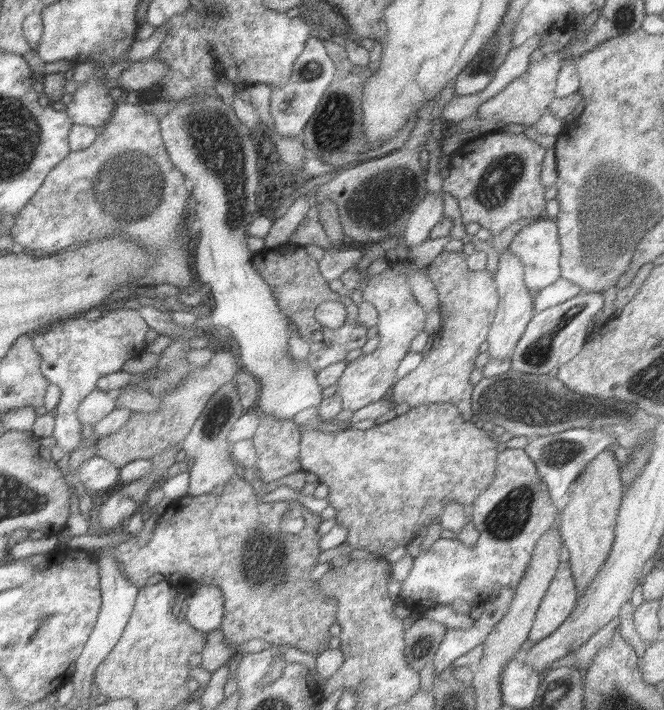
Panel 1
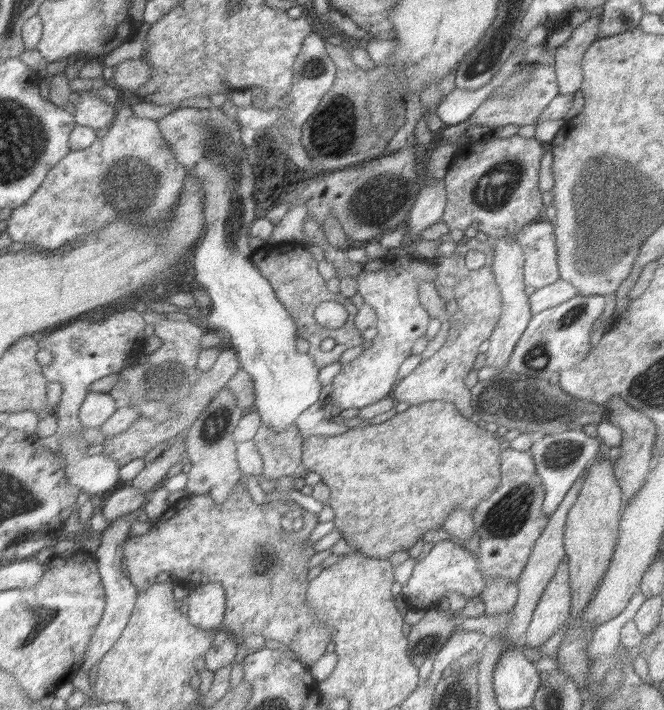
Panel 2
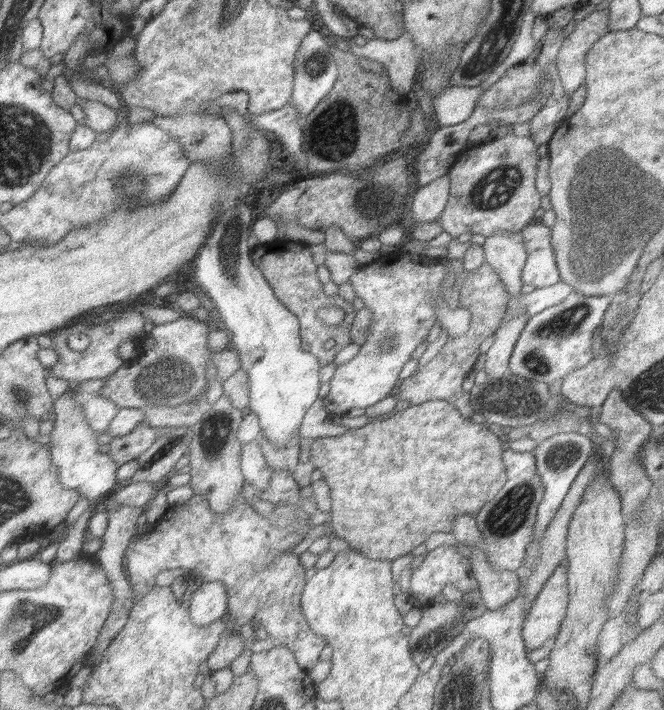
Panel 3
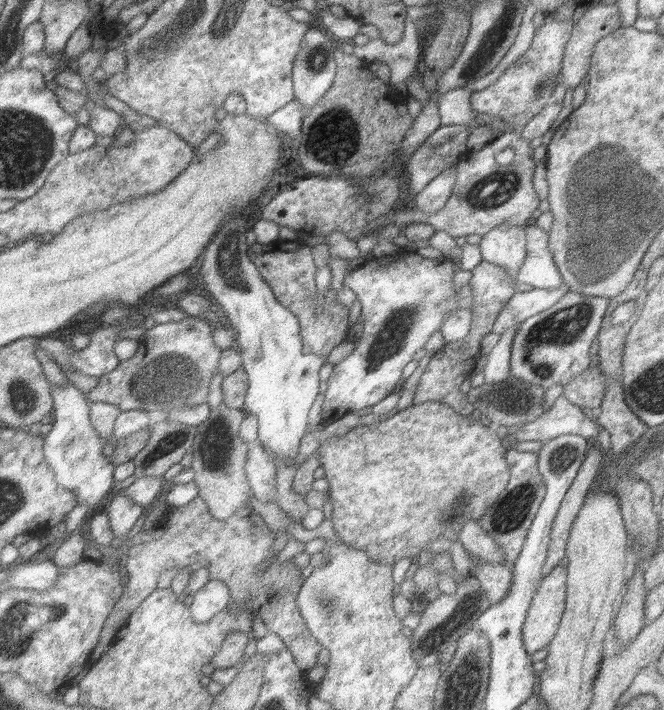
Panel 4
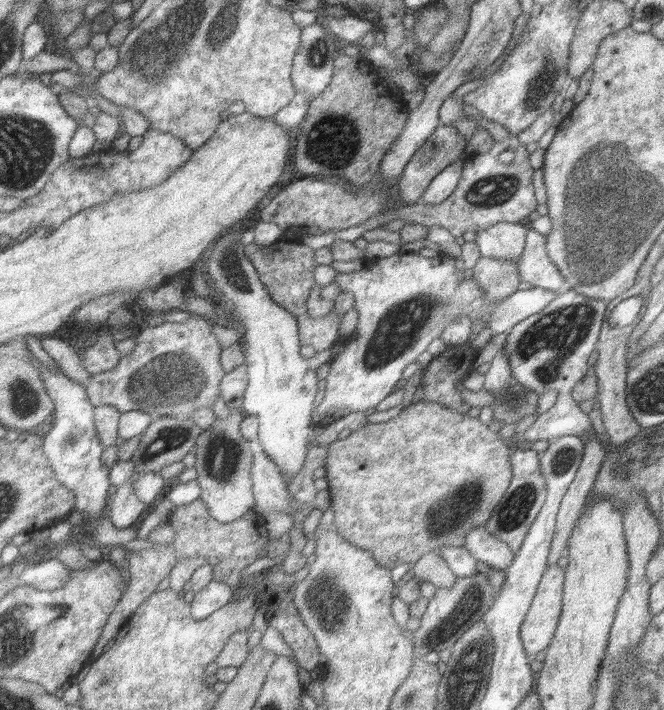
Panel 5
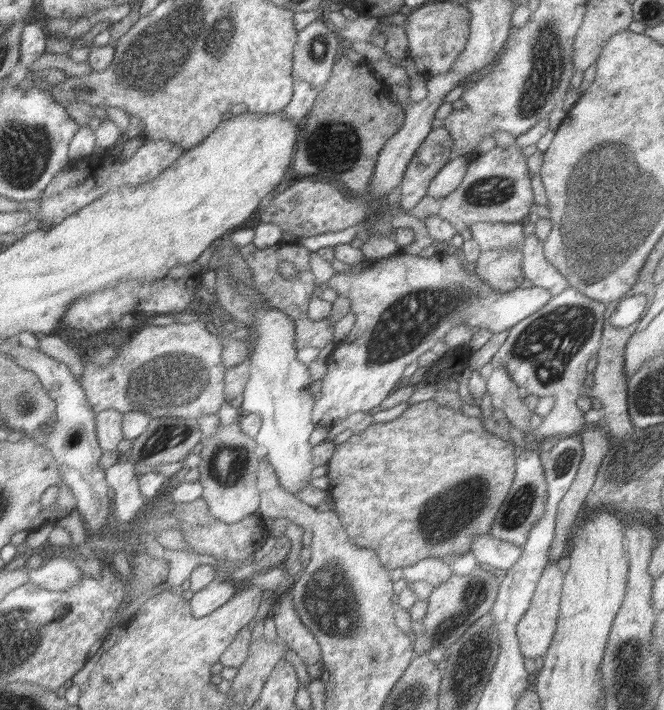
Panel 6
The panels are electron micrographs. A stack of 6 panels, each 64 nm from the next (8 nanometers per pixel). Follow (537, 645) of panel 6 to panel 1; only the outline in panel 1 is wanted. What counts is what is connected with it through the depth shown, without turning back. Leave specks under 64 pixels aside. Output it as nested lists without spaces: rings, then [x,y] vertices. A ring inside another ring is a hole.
[[[559,562],[559,568],[537,608],[527,644],[541,642],[549,634],[553,634],[565,622],[565,618],[569,618],[569,614],[575,610],[577,598],[579,596],[577,596],[577,586],[575,586],[571,564]]]

